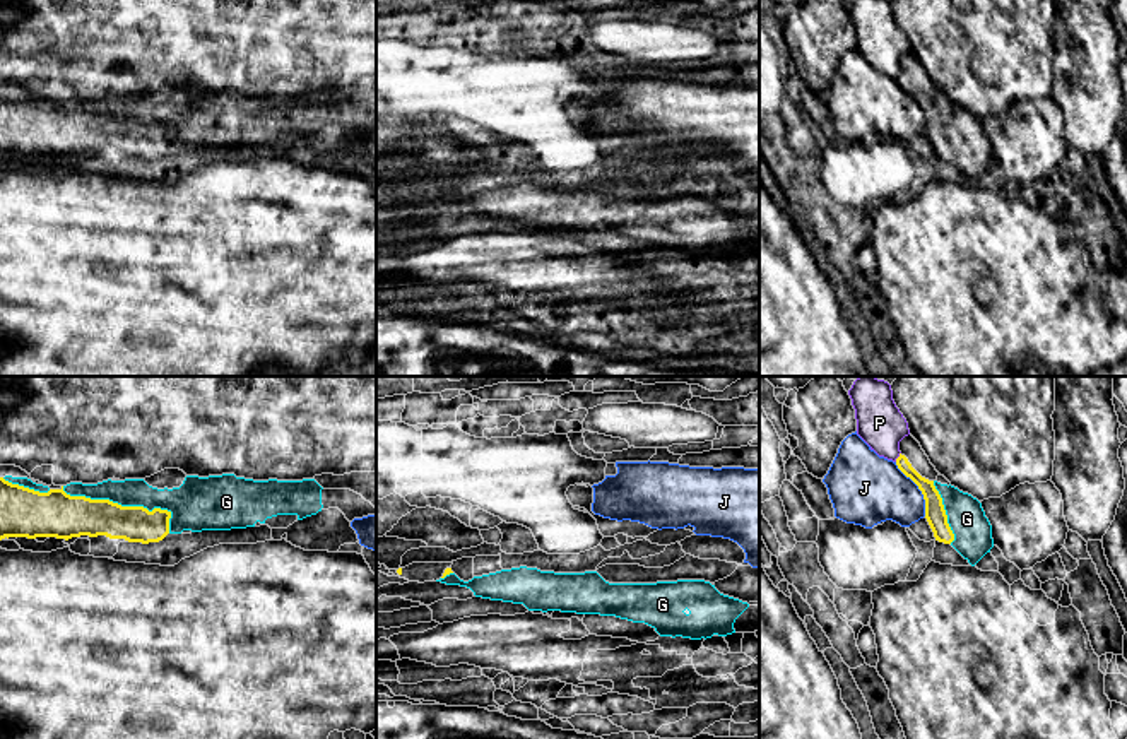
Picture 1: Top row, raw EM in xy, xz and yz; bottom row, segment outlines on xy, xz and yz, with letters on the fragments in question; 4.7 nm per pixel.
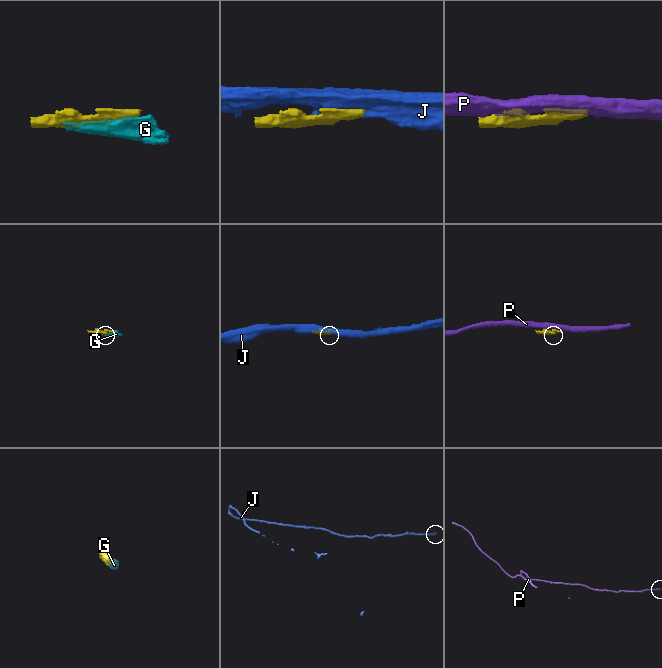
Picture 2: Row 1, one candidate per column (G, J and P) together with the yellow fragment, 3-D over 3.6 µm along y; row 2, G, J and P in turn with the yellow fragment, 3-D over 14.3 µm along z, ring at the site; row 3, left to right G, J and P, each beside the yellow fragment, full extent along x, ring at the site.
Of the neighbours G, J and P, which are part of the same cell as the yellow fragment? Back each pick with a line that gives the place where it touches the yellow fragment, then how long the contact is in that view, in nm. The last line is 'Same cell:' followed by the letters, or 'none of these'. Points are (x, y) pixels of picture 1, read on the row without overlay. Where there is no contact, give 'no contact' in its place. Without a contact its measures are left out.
G: contact xy (125, 124); length 550 nm
Same cell: G

